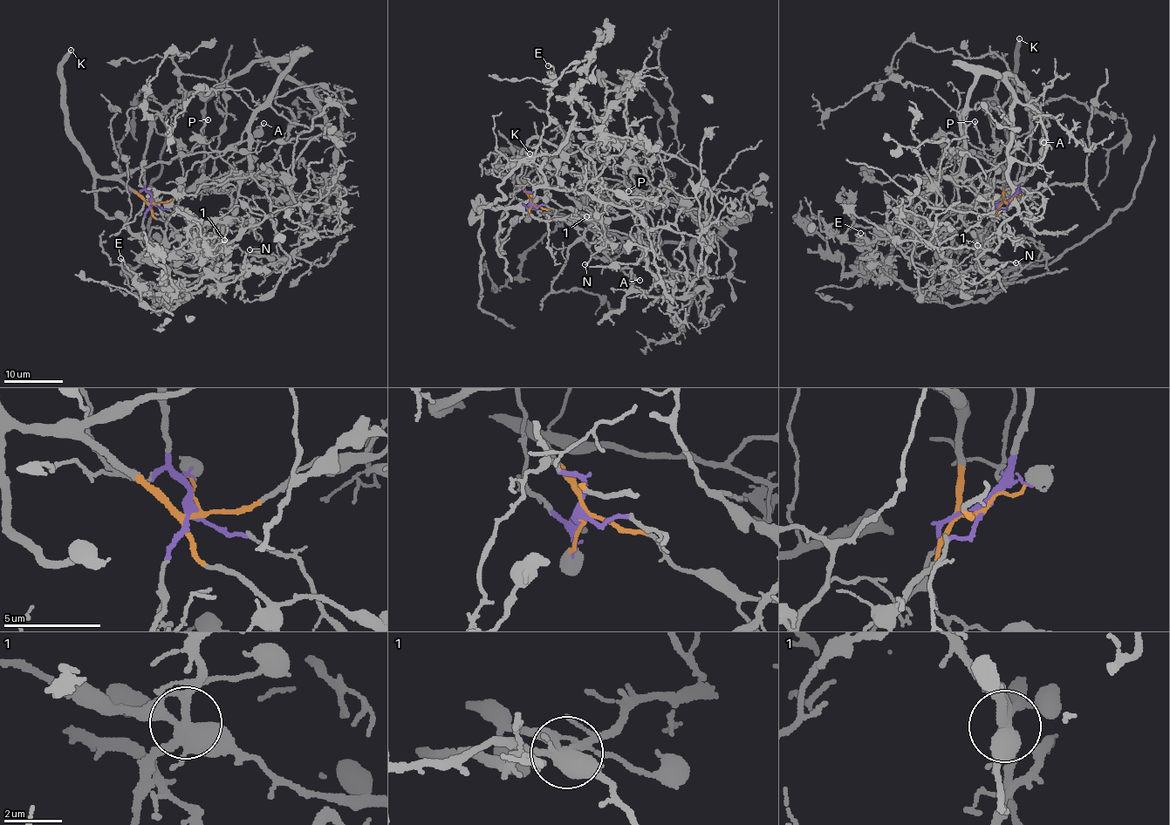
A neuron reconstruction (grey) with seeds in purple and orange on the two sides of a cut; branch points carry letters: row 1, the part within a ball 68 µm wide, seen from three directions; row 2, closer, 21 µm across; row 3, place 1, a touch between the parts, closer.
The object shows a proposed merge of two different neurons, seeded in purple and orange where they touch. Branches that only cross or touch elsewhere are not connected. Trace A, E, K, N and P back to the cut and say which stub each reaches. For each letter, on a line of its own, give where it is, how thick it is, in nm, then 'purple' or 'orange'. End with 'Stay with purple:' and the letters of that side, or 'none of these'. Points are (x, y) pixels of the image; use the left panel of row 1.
A: at (263, 123); 130 nm thick; orange
E: at (120, 258); 130 nm thick; purple
K: at (71, 50); 360 nm thick; orange
N: at (249, 249); 170 nm thick; orange
P: at (208, 119); 200 nm thick; orange
Stay with purple: E

